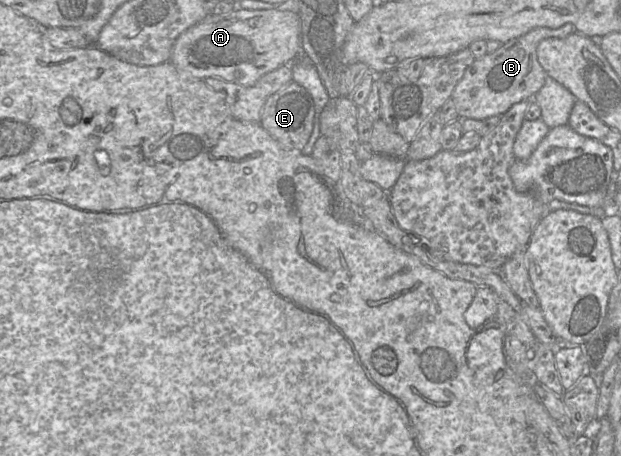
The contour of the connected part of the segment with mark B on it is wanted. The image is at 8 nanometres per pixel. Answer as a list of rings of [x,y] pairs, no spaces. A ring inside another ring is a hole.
[[[571,23],[556,29],[537,27],[476,59],[467,67],[451,95],[459,118],[484,120],[491,116],[501,116],[512,105],[522,100],[532,100],[548,77],[537,59],[538,44],[546,38],[565,38],[575,31]]]

